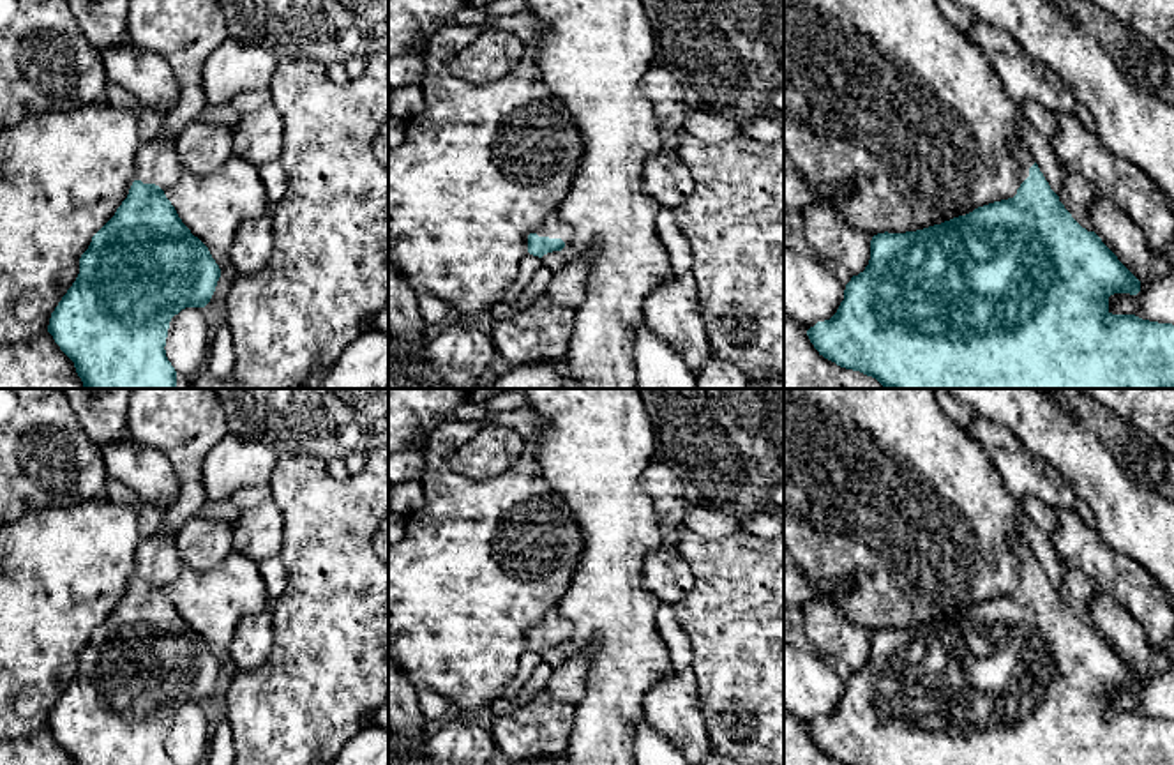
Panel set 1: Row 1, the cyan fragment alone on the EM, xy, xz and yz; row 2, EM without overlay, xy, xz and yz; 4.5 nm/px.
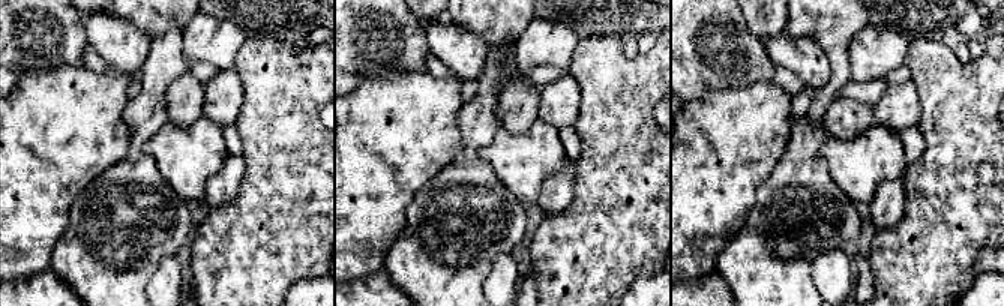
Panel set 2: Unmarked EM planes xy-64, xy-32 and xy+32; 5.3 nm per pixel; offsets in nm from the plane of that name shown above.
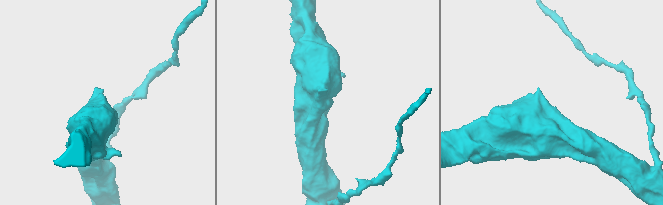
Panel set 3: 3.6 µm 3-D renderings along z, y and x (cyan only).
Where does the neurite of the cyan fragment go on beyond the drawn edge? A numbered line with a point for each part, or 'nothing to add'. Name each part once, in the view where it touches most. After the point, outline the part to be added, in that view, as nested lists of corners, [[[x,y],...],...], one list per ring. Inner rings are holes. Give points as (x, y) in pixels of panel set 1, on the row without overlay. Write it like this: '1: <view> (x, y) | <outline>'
1: xz (553, 622) | [[[560,604],[551,606],[542,620],[531,629],[537,629],[538,632],[561,634],[565,640],[574,632],[572,622],[561,617]]]

